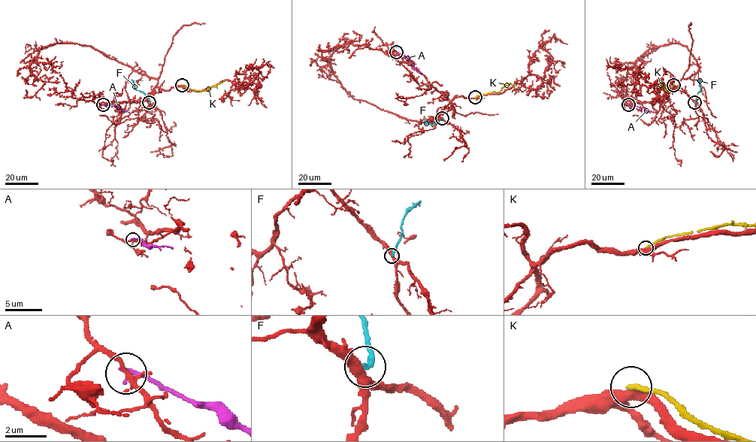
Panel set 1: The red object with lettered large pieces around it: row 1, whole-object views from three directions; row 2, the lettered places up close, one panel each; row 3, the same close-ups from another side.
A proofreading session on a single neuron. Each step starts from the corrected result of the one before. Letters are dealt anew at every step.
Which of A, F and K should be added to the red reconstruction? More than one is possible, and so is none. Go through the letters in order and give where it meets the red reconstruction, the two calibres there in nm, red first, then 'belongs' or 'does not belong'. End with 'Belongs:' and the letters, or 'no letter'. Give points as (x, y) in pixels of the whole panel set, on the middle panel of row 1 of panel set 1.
A: contact (396, 52); calibres 170 and 220 nm; does not belong
F: contact (442, 118); calibres 400 and 280 nm; does not belong
K: contact (475, 97); calibres 440 and 260 nm; does not belong
Belongs: no letter

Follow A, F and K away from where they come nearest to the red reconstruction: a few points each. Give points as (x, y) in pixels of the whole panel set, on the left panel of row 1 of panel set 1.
A: (103, 104), (113, 106), (129, 113)
F: (149, 102), (149, 98), (134, 87), (131, 79)
K: (182, 84), (192, 89), (206, 91), (225, 80)

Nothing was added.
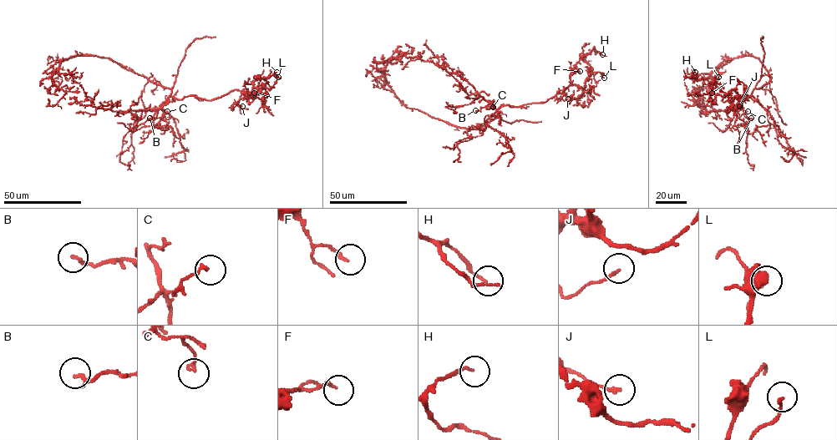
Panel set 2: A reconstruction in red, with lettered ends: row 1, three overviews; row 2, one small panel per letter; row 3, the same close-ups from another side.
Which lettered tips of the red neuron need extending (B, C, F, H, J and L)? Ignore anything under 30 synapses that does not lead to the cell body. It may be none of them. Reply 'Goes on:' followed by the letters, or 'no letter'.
Goes on: no letter

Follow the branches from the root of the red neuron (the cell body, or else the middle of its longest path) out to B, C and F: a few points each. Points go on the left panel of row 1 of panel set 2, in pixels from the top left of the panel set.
B: (155, 83), (171, 88), (171, 94), (162, 108), (164, 115), (149, 118)
C: (155, 83), (171, 88), (169, 101), (162, 108), (164, 113), (167, 111)
F: (155, 83), (171, 88), (171, 95), (179, 99), (195, 95), (213, 100), (233, 90), (245, 96), (254, 93)

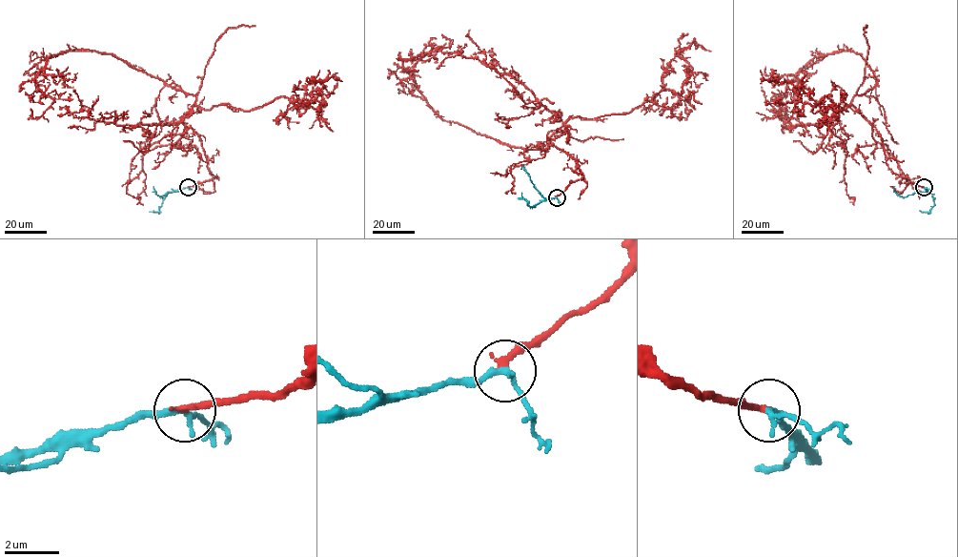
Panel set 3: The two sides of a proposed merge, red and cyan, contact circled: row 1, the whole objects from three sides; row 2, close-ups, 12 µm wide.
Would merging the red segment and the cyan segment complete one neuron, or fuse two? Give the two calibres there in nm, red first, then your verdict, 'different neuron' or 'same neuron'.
240/200 nm | same neuron

